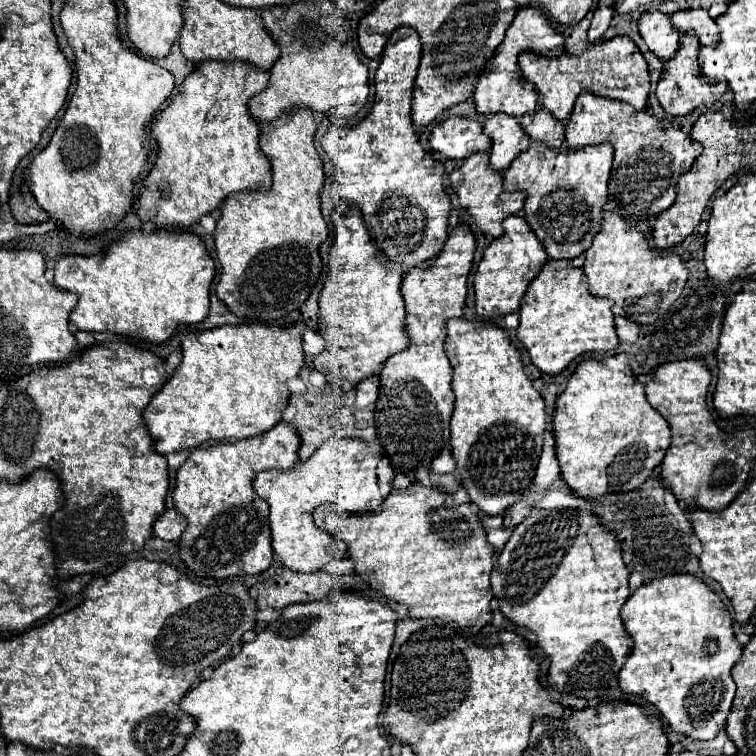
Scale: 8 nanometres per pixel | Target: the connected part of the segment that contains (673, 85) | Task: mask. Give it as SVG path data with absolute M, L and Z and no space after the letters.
M687 32L679 40L677 54L671 60L667 60L663 66L663 74L657 84L657 98L663 106L663 110L671 116L685 116L685 114L693 112L695 108L699 108L701 104L705 104L703 90L707 90L709 84L705 82L705 78L701 74L701 68L697 62L697 52L699 52L699 38L693 32Z

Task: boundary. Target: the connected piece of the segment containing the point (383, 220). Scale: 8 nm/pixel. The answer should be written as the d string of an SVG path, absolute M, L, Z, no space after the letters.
M401 26L391 34L391 38L397 38L397 40L389 42L381 54L381 64L375 76L377 94L375 94L375 104L371 112L355 126L333 124L329 132L321 138L321 148L327 152L333 164L335 190L349 204L355 204L361 208L365 226L371 232L377 248L385 252L385 256L391 262L407 270L411 266L417 266L425 260L435 258L441 252L449 236L451 200L443 184L445 166L423 150L423 146L419 144L419 136L413 130L413 120L411 120L411 94L413 94L413 84L415 84L415 76L417 76L417 68L421 60L419 34L413 28Z

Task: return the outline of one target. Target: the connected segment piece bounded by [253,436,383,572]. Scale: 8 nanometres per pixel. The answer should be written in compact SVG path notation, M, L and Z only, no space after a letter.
M331 436L331 440L323 442L313 456L309 456L305 462L299 464L299 470L263 470L255 476L253 486L257 494L269 502L271 514L271 536L273 536L273 550L275 558L279 558L287 568L295 572L317 572L325 568L333 558L345 558L347 544L343 540L331 538L325 534L325 530L317 528L313 522L313 510L321 504L332 504L342 508L343 511L351 513L368 513L377 509L383 502L383 496L377 486L377 468L379 460L373 454L373 450L359 438L345 438L345 436Z

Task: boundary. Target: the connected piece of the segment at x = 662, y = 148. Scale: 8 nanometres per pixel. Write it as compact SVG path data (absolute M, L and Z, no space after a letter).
M583 90L575 100L573 114L565 128L569 148L603 144L607 140L613 144L615 160L609 196L615 202L615 212L621 212L631 224L649 222L651 216L669 210L675 200L675 184L679 176L685 174L703 152L703 146L683 134L677 122L659 120L649 110L635 110L627 102L595 96L589 90Z

